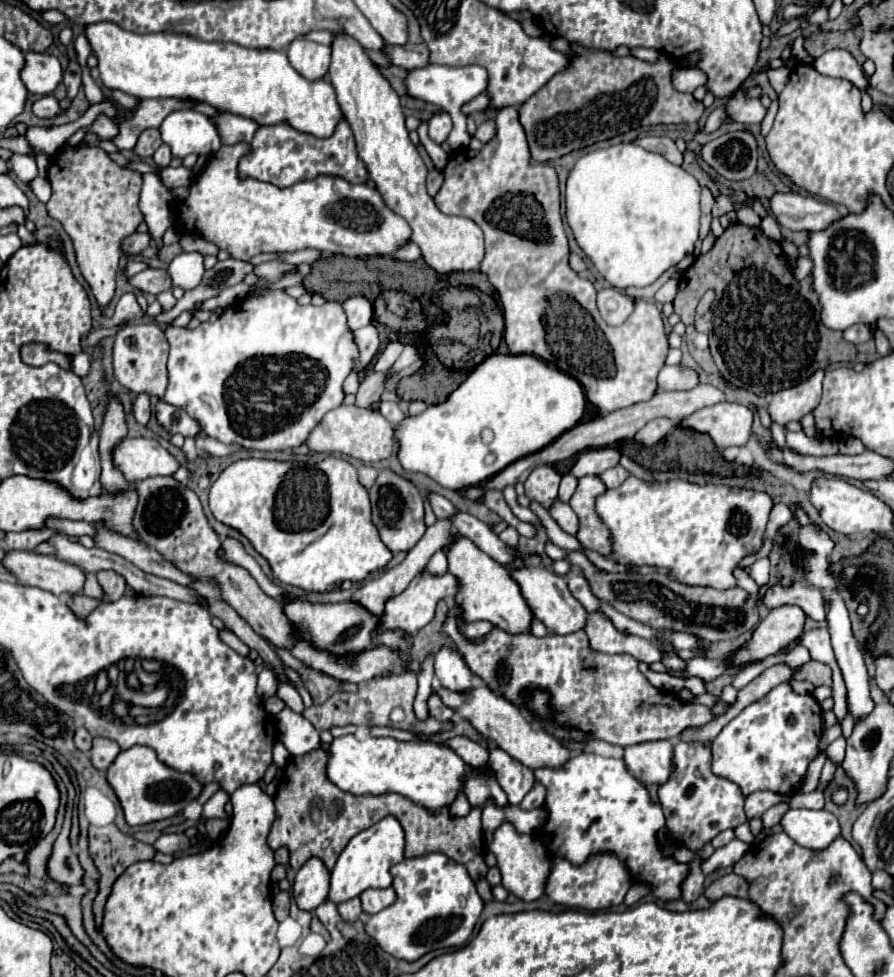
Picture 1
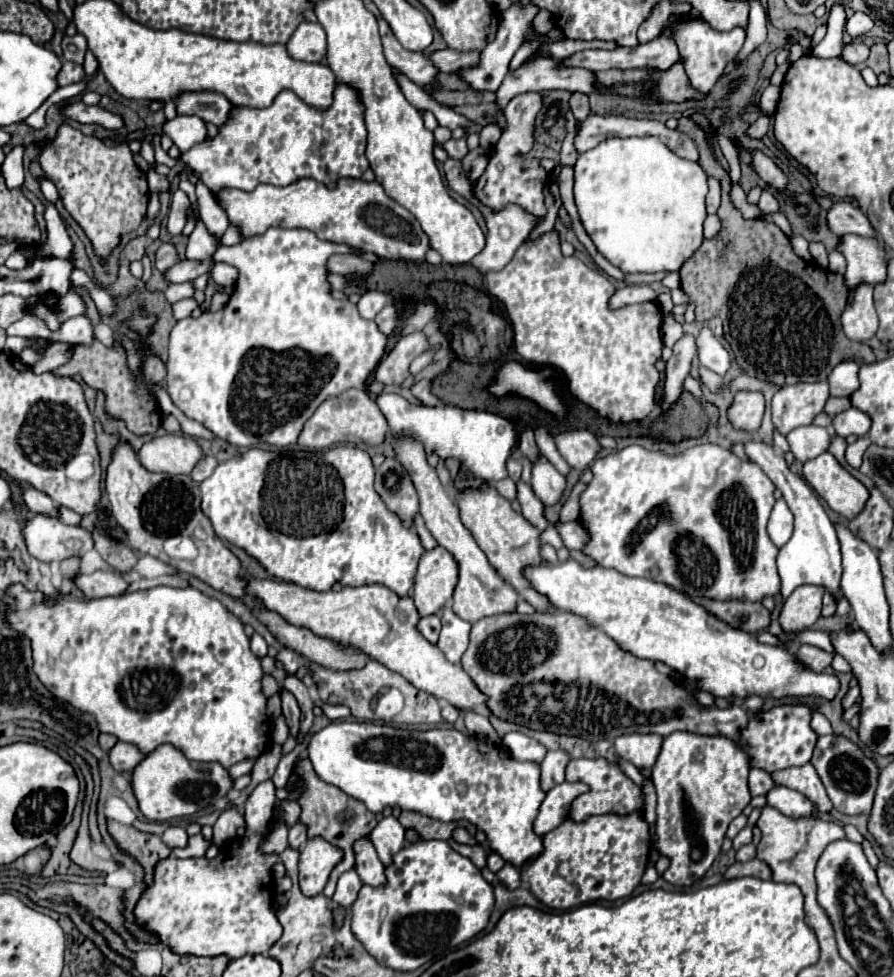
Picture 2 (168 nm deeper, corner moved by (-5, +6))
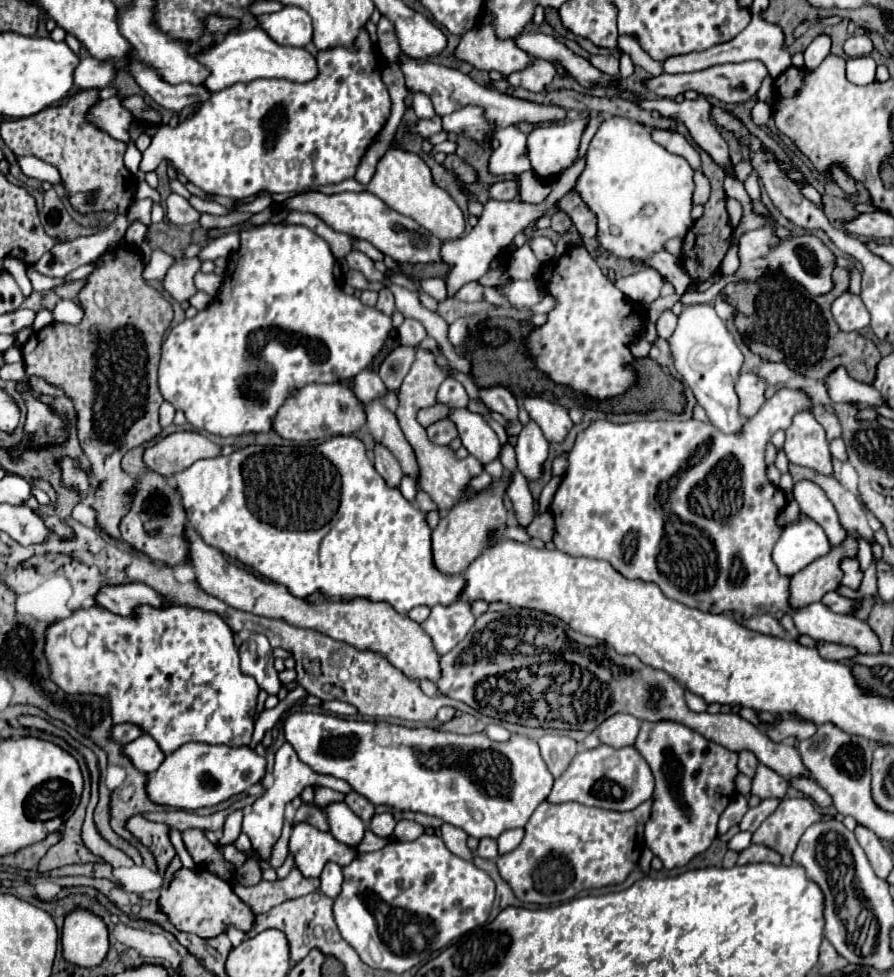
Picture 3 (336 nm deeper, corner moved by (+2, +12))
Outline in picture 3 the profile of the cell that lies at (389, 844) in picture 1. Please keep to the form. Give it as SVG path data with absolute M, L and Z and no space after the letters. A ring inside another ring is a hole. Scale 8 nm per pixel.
M381 812L381 814L375 814L375 816L371 818L369 828L371 828L377 836L381 836L381 838L389 838L389 836L393 834L395 824L397 824L397 820L393 818L393 814Z

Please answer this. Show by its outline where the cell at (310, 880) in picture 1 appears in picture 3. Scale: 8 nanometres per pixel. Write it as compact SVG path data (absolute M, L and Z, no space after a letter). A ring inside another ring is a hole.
M307 822L293 824L289 850L295 856L297 868L307 878L317 878L327 862L347 866L357 854L355 848L339 844L339 840L335 840L329 832L321 832Z

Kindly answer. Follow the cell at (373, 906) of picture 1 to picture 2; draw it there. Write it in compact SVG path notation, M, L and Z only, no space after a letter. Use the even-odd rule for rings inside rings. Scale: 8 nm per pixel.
M362 838L354 844L354 854L356 854L356 872L360 880L368 886L384 886L386 874L374 846L366 838Z

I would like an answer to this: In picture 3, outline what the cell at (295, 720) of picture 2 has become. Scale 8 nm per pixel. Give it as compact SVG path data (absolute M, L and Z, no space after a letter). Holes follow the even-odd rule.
M251 634L239 646L239 658L243 674L253 676L259 688L269 694L279 692L281 680L277 676L277 670L273 668L273 648L269 646L269 640L263 634Z

